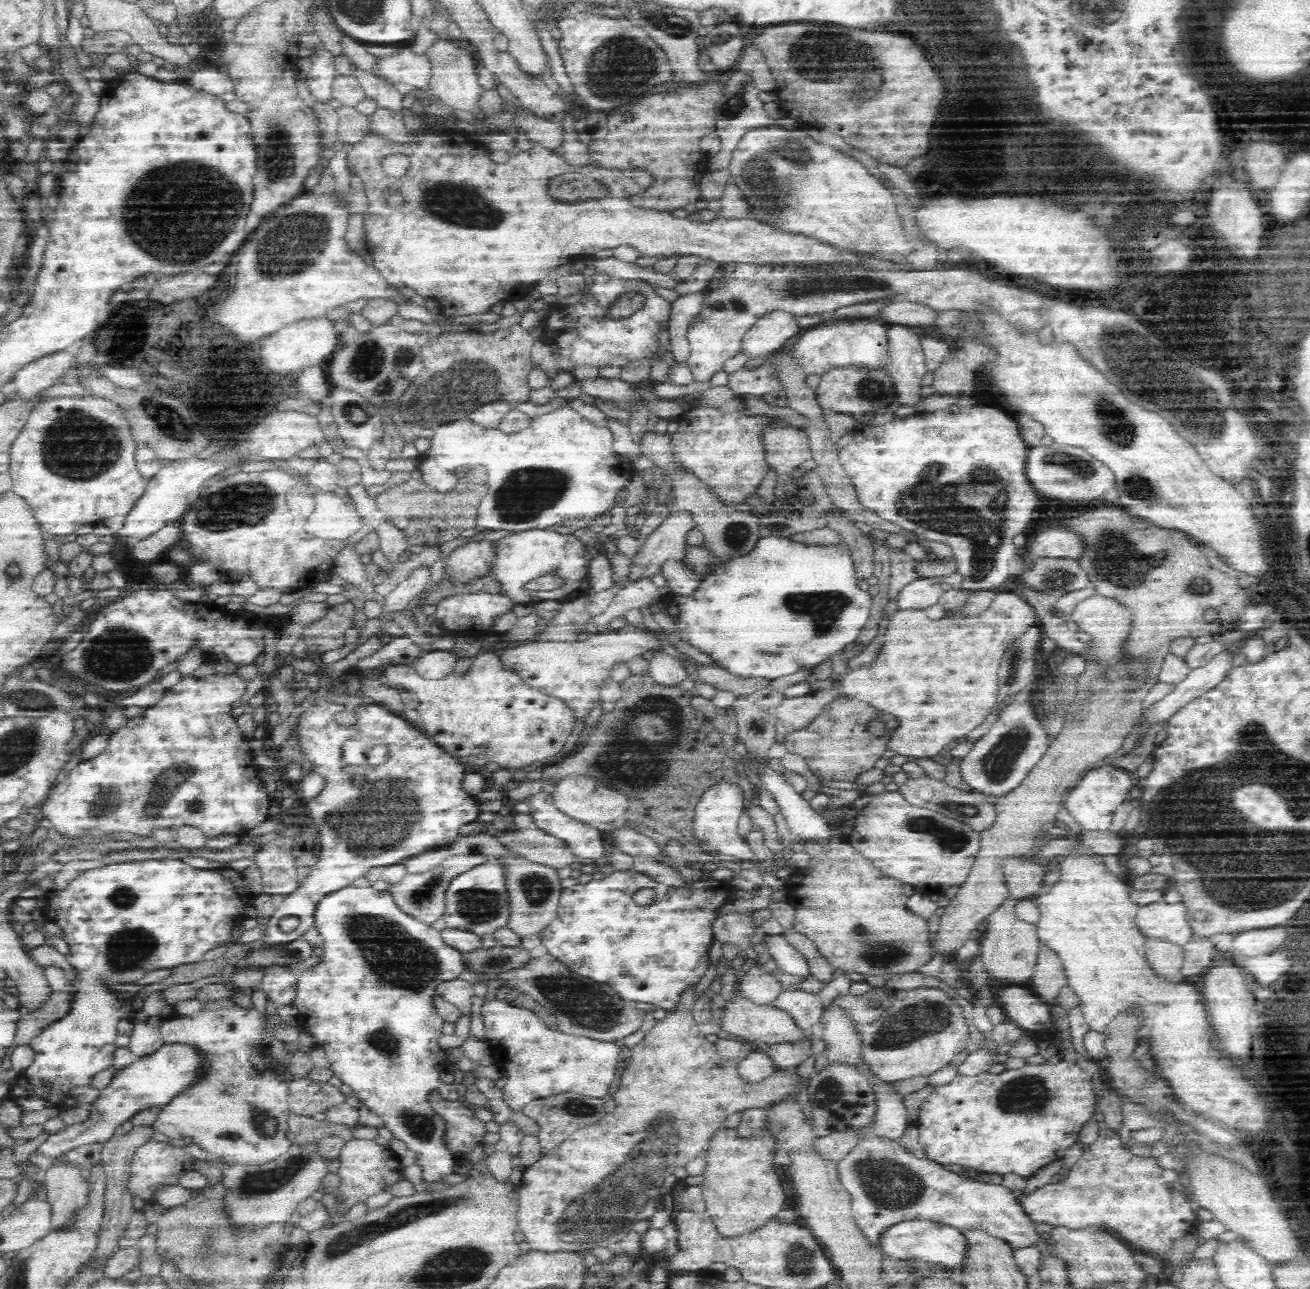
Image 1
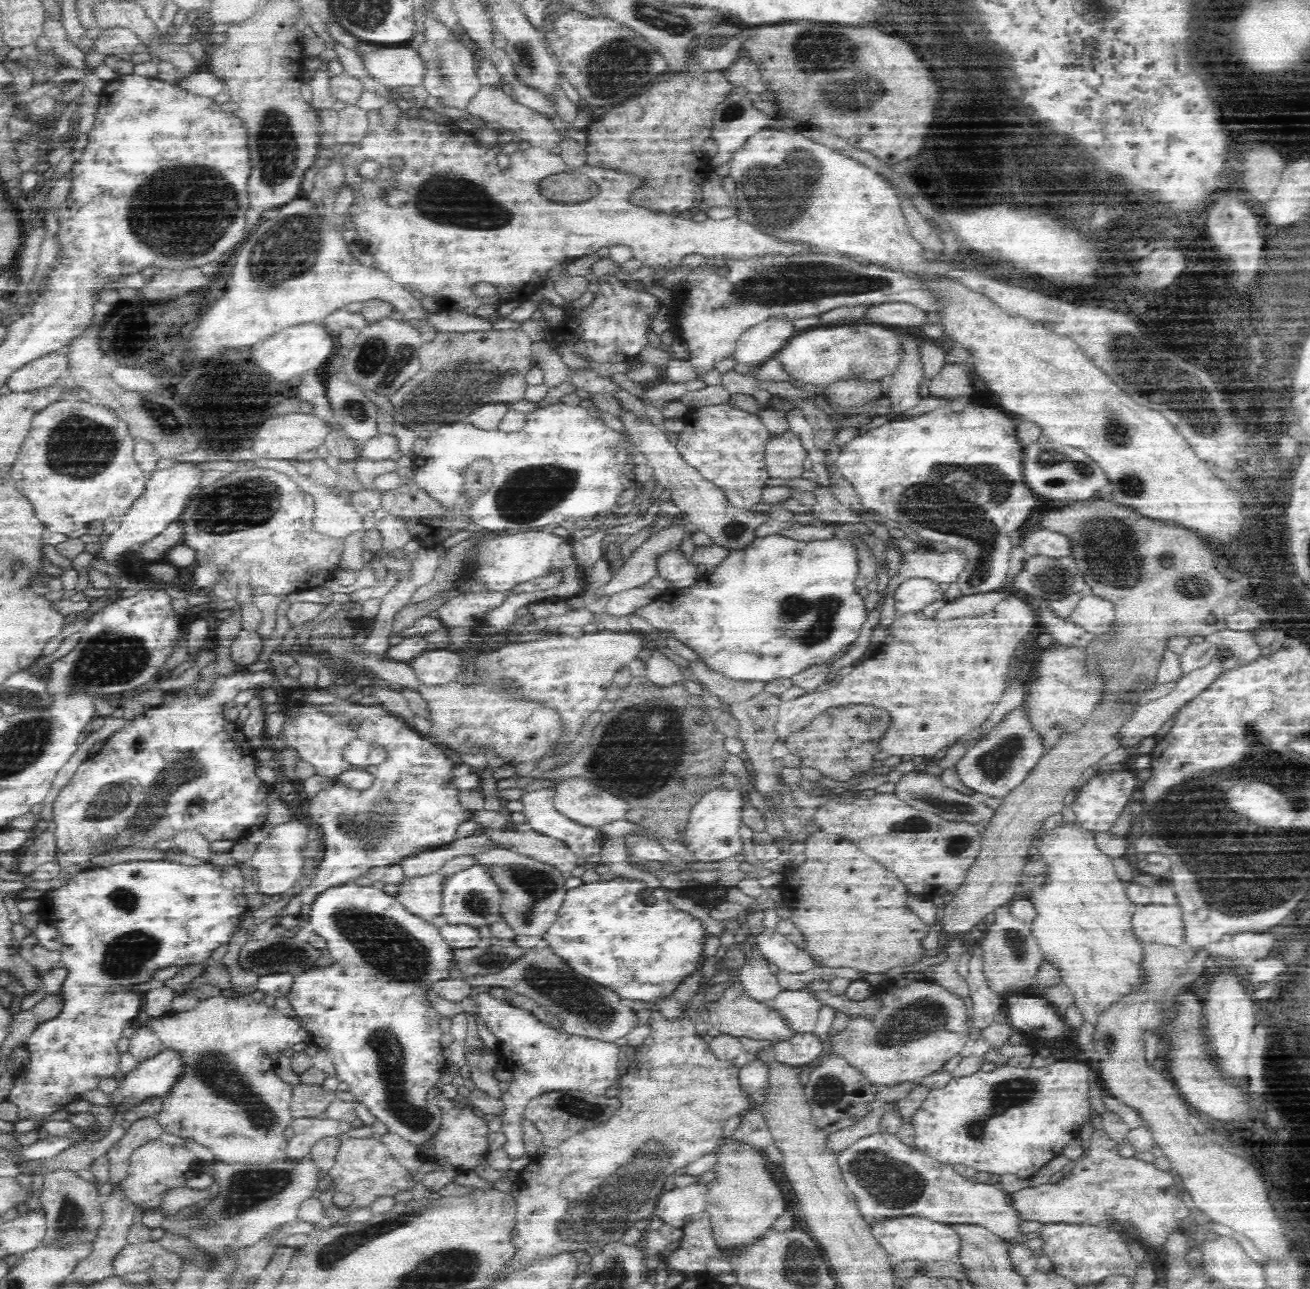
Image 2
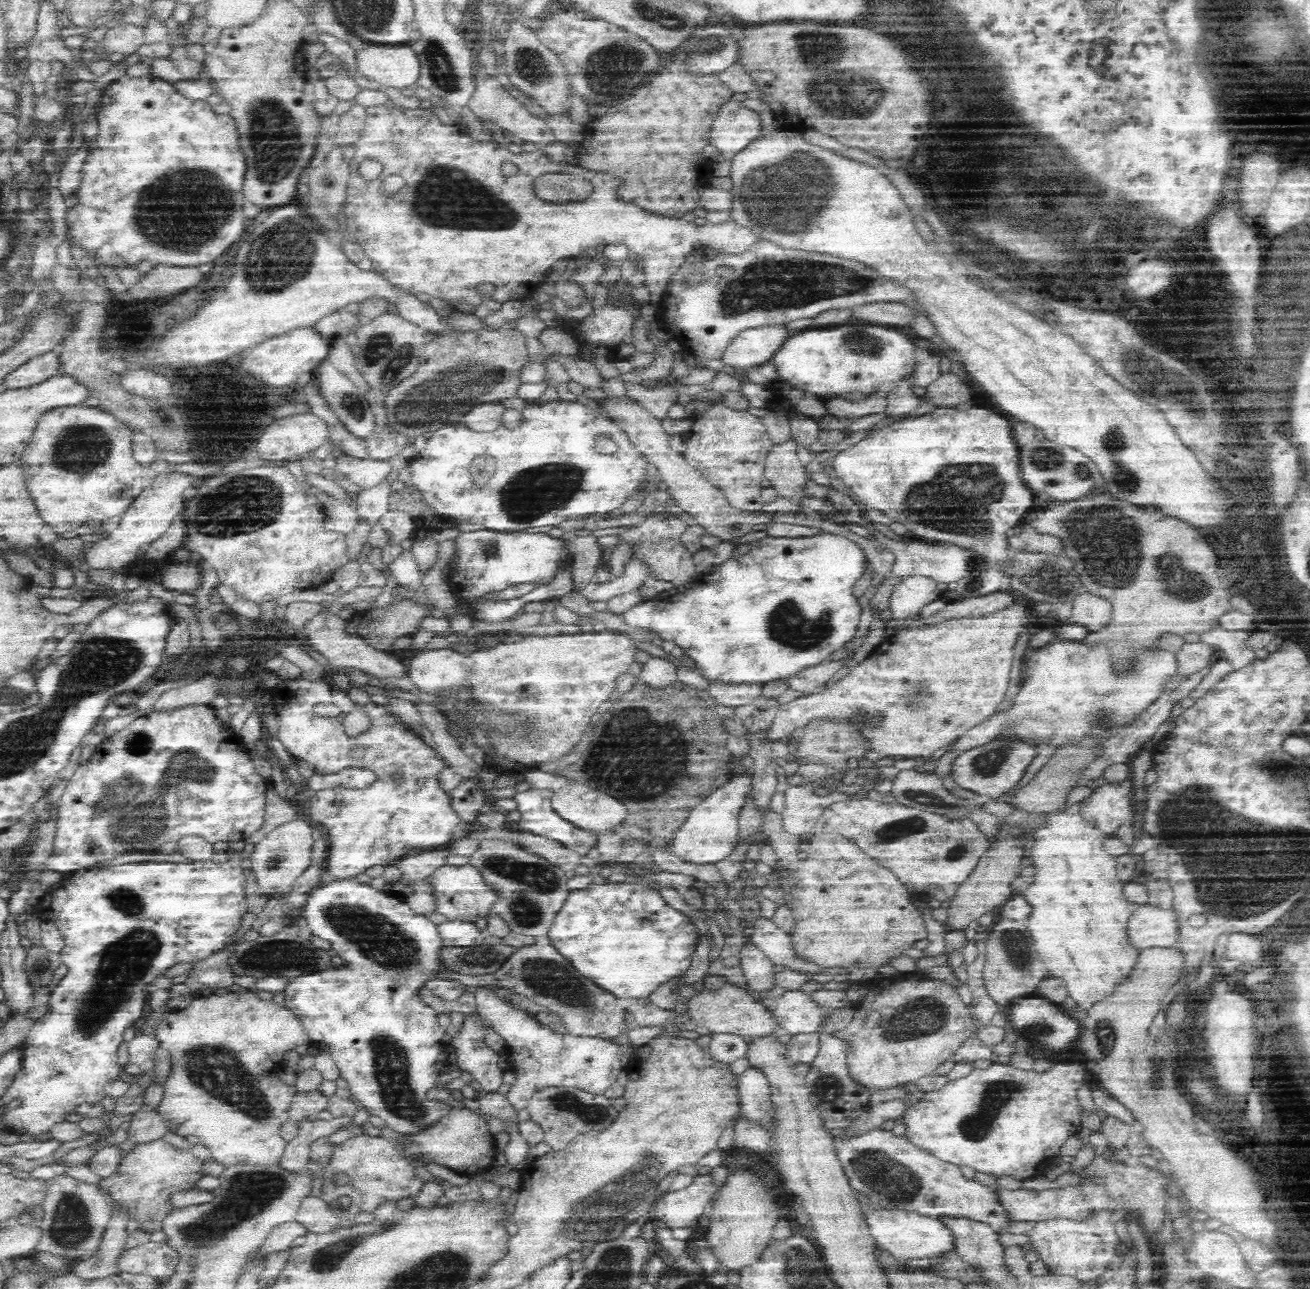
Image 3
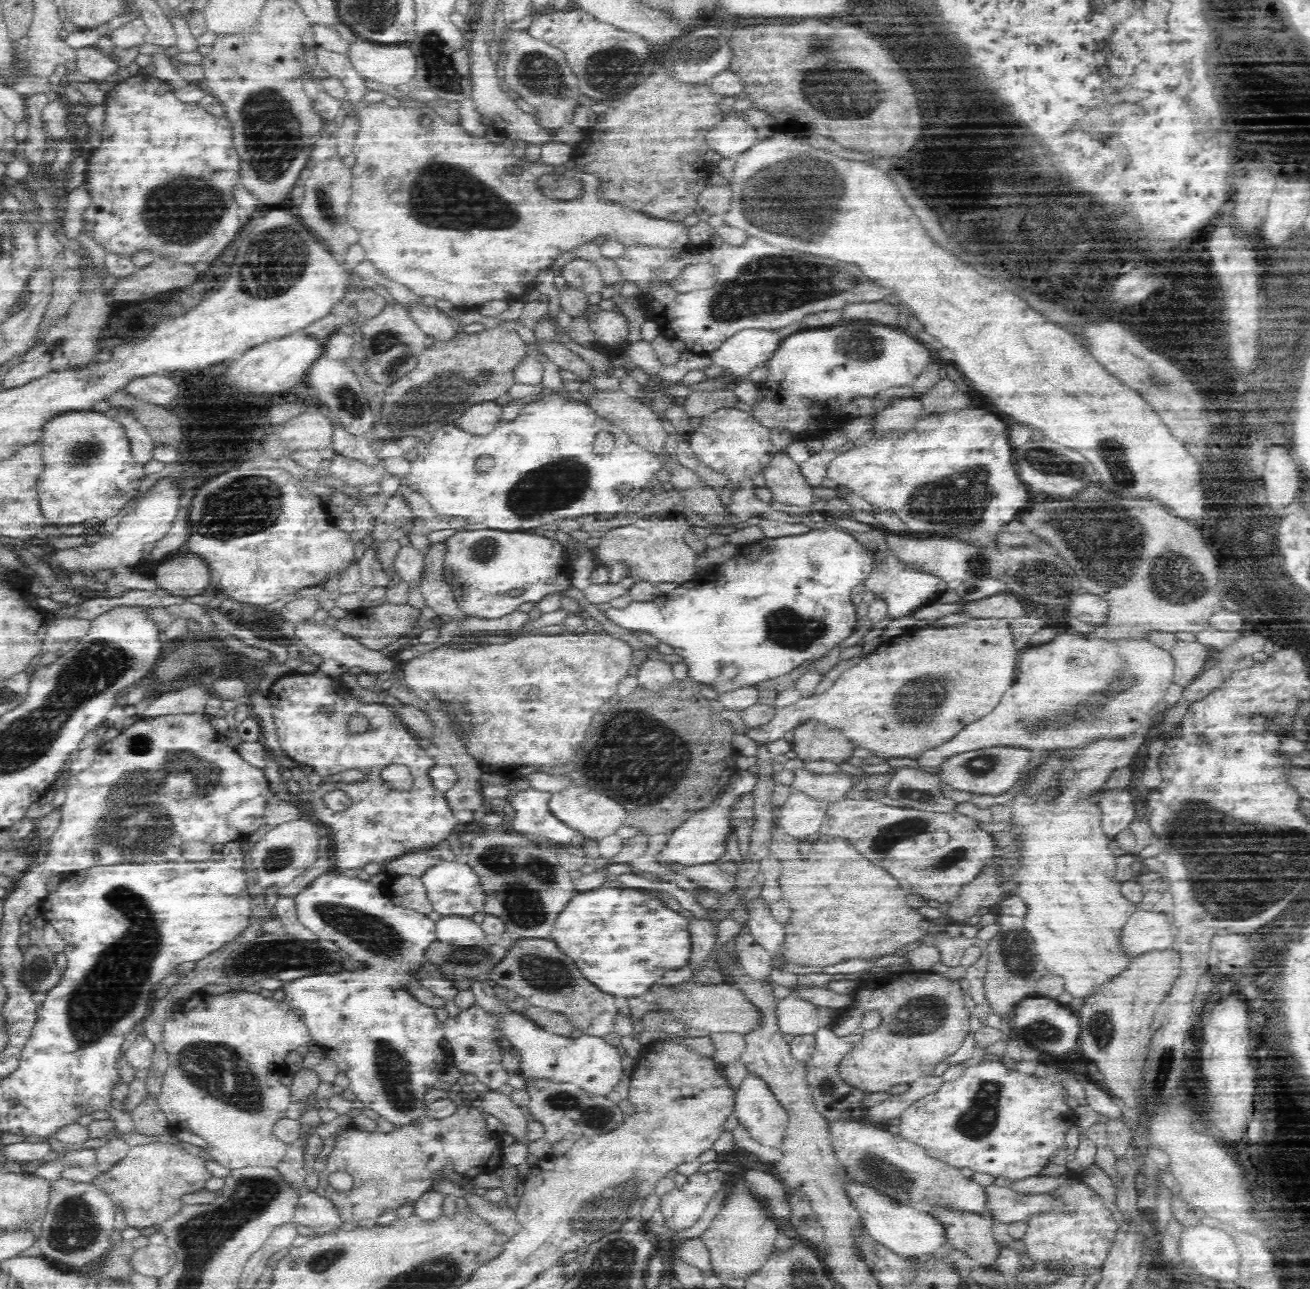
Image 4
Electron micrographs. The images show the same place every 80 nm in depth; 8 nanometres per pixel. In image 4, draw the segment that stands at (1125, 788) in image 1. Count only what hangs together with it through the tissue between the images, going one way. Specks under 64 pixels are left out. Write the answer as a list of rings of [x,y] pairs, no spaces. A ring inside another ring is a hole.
[[[1114,789],[1103,791],[1097,800],[1104,820],[1102,830],[1108,840],[1114,840],[1122,830],[1129,828],[1136,816],[1134,799],[1126,789]]]

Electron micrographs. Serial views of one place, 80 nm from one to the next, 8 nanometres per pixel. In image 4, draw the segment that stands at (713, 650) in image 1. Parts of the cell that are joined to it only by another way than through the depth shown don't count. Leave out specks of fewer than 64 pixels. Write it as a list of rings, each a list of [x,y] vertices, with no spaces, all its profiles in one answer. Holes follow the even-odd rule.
[[[836,526],[808,529],[796,536],[764,537],[756,543],[740,547],[732,560],[694,576],[669,593],[661,594],[652,601],[632,601],[623,609],[610,607],[603,614],[610,622],[626,630],[652,634],[660,643],[670,646],[673,654],[686,664],[692,683],[706,684],[717,694],[726,694],[783,676],[804,661],[817,661],[846,640],[857,624],[851,590],[863,584],[873,564],[870,552],[850,532]],[[730,663],[736,665],[738,673],[726,679],[724,665]]]

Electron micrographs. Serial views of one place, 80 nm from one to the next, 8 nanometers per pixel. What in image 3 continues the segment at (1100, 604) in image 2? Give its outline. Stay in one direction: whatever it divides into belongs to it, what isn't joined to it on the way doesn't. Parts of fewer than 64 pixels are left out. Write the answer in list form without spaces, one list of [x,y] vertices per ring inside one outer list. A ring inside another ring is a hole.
[[[1082,591],[1071,604],[1070,620],[1074,625],[1084,627],[1088,632],[1104,628],[1111,619],[1111,604],[1104,597]]]

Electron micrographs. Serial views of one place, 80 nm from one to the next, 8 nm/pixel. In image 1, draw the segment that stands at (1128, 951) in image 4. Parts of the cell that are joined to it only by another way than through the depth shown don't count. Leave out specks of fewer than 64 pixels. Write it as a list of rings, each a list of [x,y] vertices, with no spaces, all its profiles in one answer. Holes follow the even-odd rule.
[[[1158,901],[1140,908],[1136,913],[1136,929],[1145,938],[1160,938],[1183,948],[1192,939],[1182,901],[1174,904]]]

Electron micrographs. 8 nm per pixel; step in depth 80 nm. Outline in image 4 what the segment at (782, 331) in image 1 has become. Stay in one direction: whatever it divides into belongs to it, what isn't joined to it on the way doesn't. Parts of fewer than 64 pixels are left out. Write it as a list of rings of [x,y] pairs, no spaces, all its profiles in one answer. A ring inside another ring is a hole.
[[[746,329],[728,337],[714,352],[709,354],[711,364],[716,364],[718,368],[724,370],[724,374],[736,376],[736,378],[746,379],[755,368],[764,365],[772,358],[774,352],[783,341],[776,330],[756,330]]]

